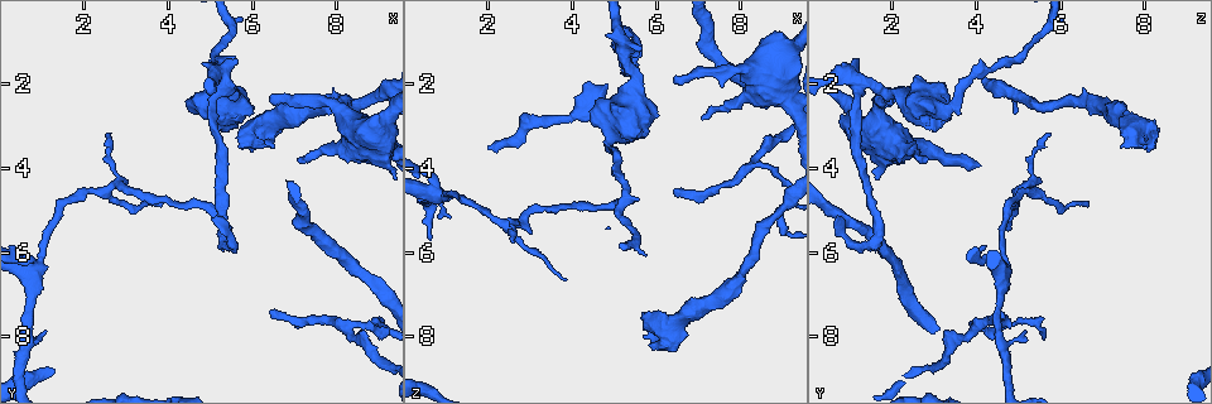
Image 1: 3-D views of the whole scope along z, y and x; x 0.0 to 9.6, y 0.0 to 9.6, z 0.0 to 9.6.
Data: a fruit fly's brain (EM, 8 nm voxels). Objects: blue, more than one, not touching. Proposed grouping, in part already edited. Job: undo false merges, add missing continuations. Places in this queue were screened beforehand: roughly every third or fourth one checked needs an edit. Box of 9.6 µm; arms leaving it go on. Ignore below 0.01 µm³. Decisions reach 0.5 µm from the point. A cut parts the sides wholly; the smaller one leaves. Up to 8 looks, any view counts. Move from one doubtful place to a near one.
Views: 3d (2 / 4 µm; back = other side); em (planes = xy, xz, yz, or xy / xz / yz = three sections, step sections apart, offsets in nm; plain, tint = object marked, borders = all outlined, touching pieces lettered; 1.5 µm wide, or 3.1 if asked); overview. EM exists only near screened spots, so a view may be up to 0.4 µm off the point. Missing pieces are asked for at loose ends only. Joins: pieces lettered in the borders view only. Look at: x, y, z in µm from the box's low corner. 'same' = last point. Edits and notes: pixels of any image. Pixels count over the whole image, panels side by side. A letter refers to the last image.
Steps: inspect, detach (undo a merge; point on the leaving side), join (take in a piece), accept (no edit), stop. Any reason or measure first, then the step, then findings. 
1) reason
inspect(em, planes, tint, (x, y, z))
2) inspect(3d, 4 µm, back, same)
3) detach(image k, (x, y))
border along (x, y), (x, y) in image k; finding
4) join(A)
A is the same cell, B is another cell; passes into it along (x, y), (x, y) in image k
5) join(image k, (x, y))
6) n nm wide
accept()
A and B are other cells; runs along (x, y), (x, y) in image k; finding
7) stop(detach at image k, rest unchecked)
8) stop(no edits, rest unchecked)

free end
inspect(3d, 4 µm, (1.10, 7.95, 5.20))

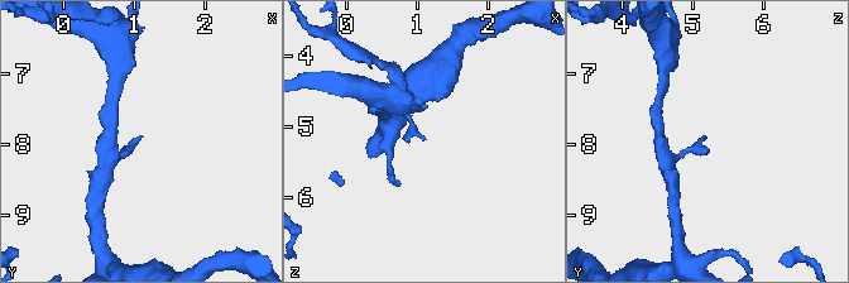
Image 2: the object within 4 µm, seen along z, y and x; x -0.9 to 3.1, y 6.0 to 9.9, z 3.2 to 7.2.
inspect(em, xz, step 8, borders, (1.05, 7.95, 5.20))

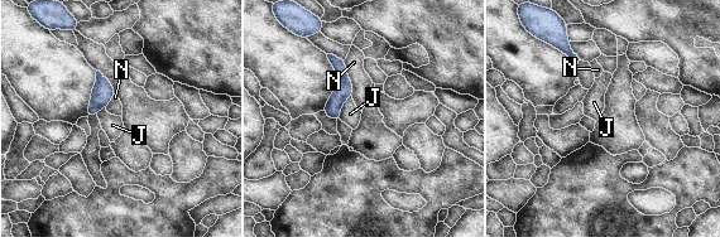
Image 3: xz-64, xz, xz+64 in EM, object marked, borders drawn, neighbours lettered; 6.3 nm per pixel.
N touches over 240 nm
accept()
J and N are other cells; none of them fits

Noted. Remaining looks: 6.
arms part here
inspect(3d, 2 µm, back, (5.20, 2.05, 1.25))

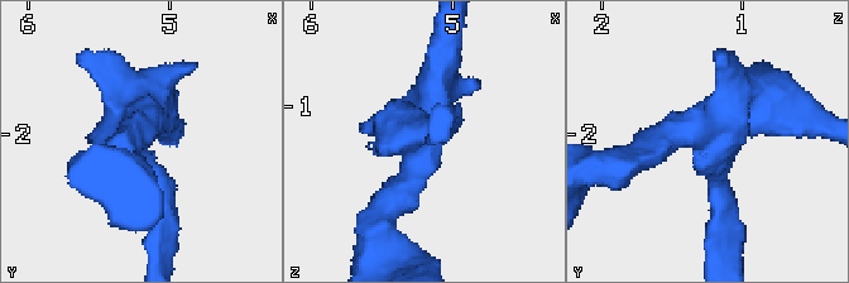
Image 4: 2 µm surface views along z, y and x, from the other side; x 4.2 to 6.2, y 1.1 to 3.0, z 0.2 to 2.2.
inspect(em, planes, borders, (5.26, 2.00, 1.26))

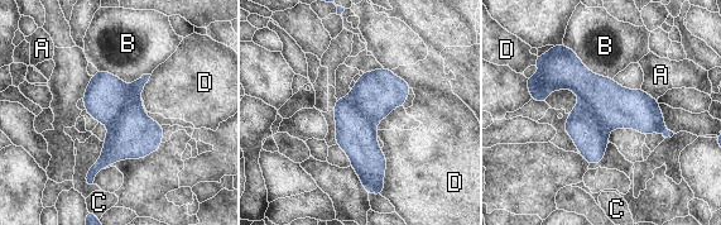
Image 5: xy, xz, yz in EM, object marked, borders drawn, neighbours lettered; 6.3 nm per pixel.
300 nm wide
detach(image 5, (589, 134))
A, B, C and D are other cells; border along (578, 101), (589, 105), (609, 130) in image 5; two cells meet here

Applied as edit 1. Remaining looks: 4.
see it whole again
inspect(overview)

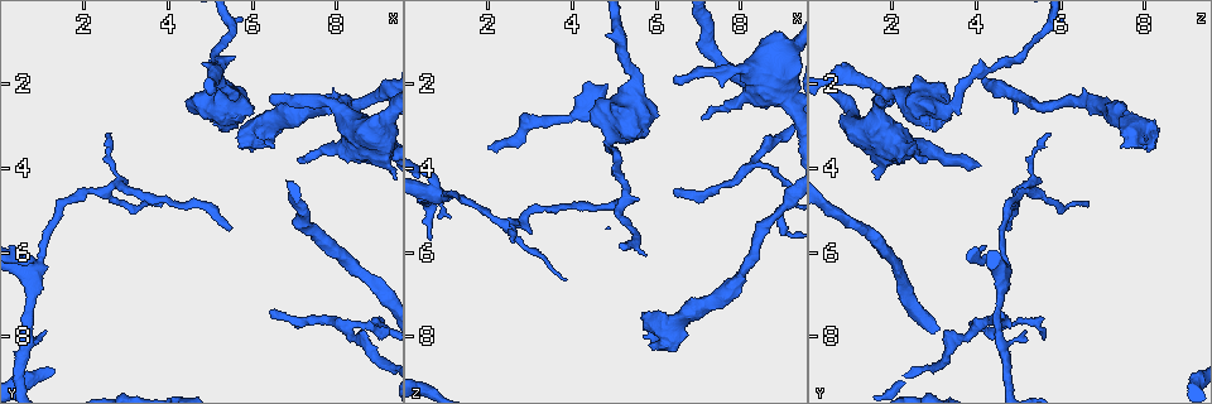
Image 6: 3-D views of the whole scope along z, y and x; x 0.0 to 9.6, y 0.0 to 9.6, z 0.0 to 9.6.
inspect(3d, 2 µm, (8.40, 7.90, 3.85))

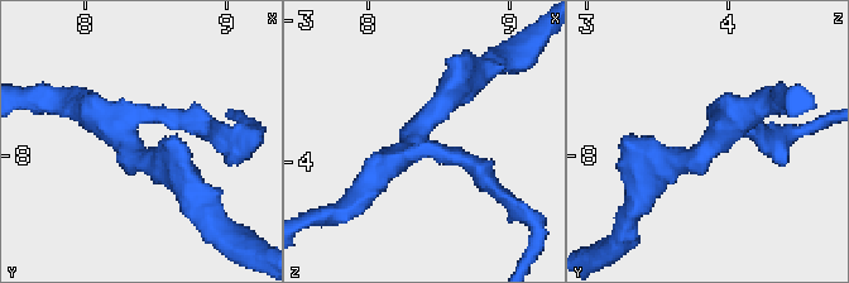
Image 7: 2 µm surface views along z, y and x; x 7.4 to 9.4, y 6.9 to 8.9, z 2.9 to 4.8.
3 arms; need the tissue
inspect(em, xz, step 4, tint, (8.34, 7.90, 3.88))

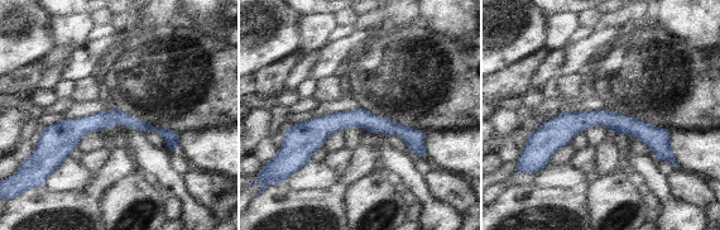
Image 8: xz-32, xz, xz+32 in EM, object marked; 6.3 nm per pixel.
inspect(em, planes, borders, same)

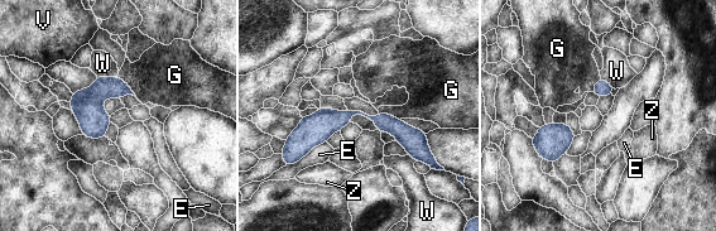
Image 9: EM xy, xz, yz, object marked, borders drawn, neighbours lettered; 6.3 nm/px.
accept()
E, G, V, W and Z are other cells; runs along (411, 134), (354, 112), (284, 153) in image 9; continuous, no second cell

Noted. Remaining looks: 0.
stop(detach at image 5, rest unchecked)

